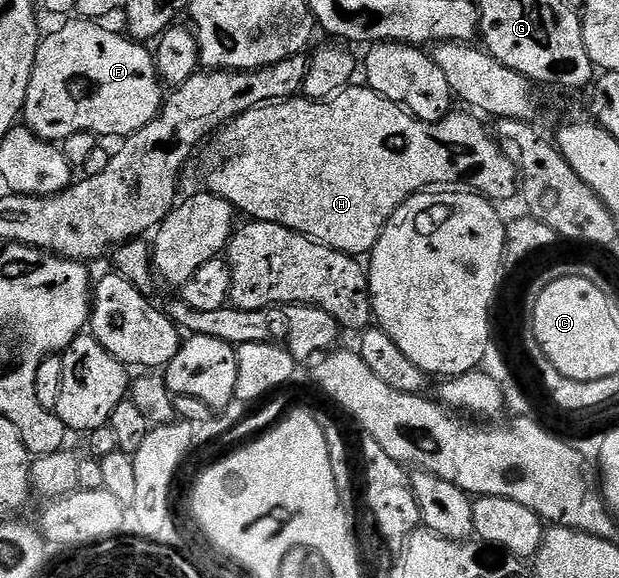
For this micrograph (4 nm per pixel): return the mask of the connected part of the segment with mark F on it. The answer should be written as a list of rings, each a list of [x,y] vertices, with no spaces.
[[[76,19],[77,21],[69,21],[66,25],[58,27],[54,33],[46,32],[42,36],[41,44],[37,46],[37,54],[35,55],[35,67],[31,71],[31,83],[27,87],[27,99],[25,100],[25,108],[23,110],[24,124],[29,126],[31,131],[35,131],[44,139],[54,143],[63,143],[71,135],[79,135],[80,133],[95,133],[98,138],[117,137],[116,139],[124,139],[133,133],[139,132],[143,127],[147,127],[147,123],[151,123],[151,119],[157,117],[157,112],[163,104],[163,82],[161,76],[157,73],[157,68],[153,62],[152,52],[144,44],[138,43],[128,36],[120,37],[117,33],[112,33],[109,29],[104,29],[104,24],[98,23],[93,19]]]

